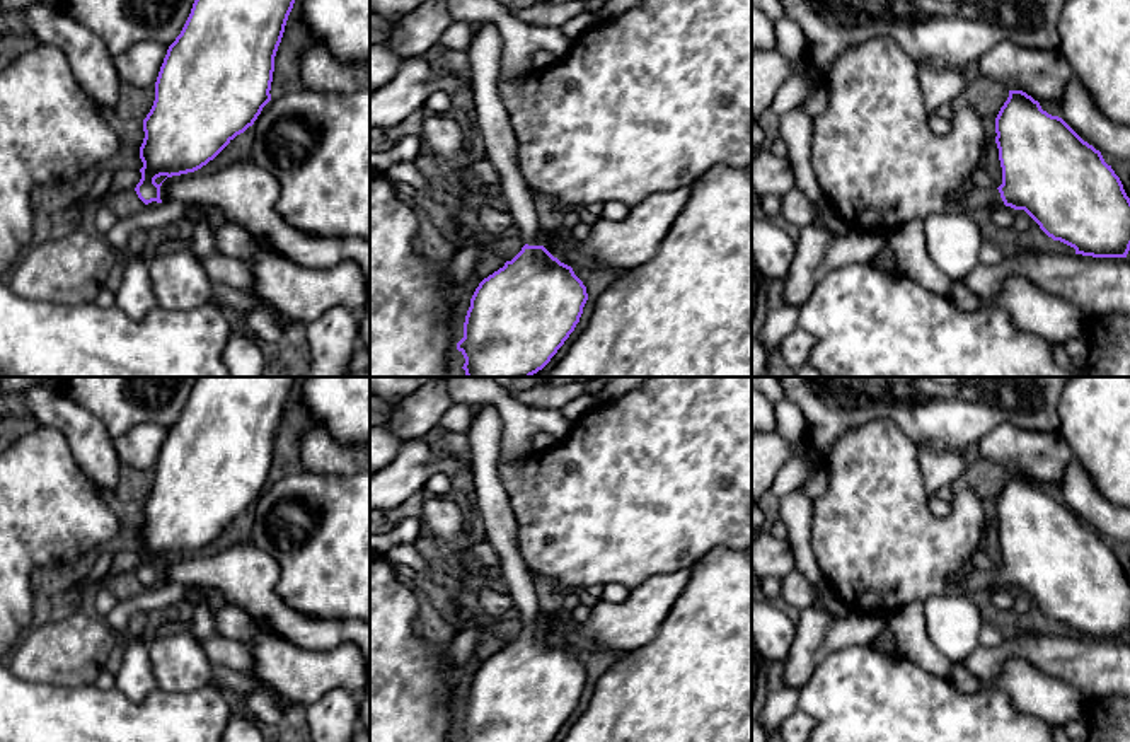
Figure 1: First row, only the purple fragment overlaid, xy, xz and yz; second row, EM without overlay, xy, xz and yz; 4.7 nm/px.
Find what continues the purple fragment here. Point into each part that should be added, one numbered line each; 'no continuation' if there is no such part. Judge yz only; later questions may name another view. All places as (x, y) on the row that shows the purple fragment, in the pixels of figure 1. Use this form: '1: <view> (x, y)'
1: yz (977, 198)

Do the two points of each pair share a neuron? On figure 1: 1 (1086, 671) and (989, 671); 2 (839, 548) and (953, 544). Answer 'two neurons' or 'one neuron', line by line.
1: one neuron
2: one neuron

